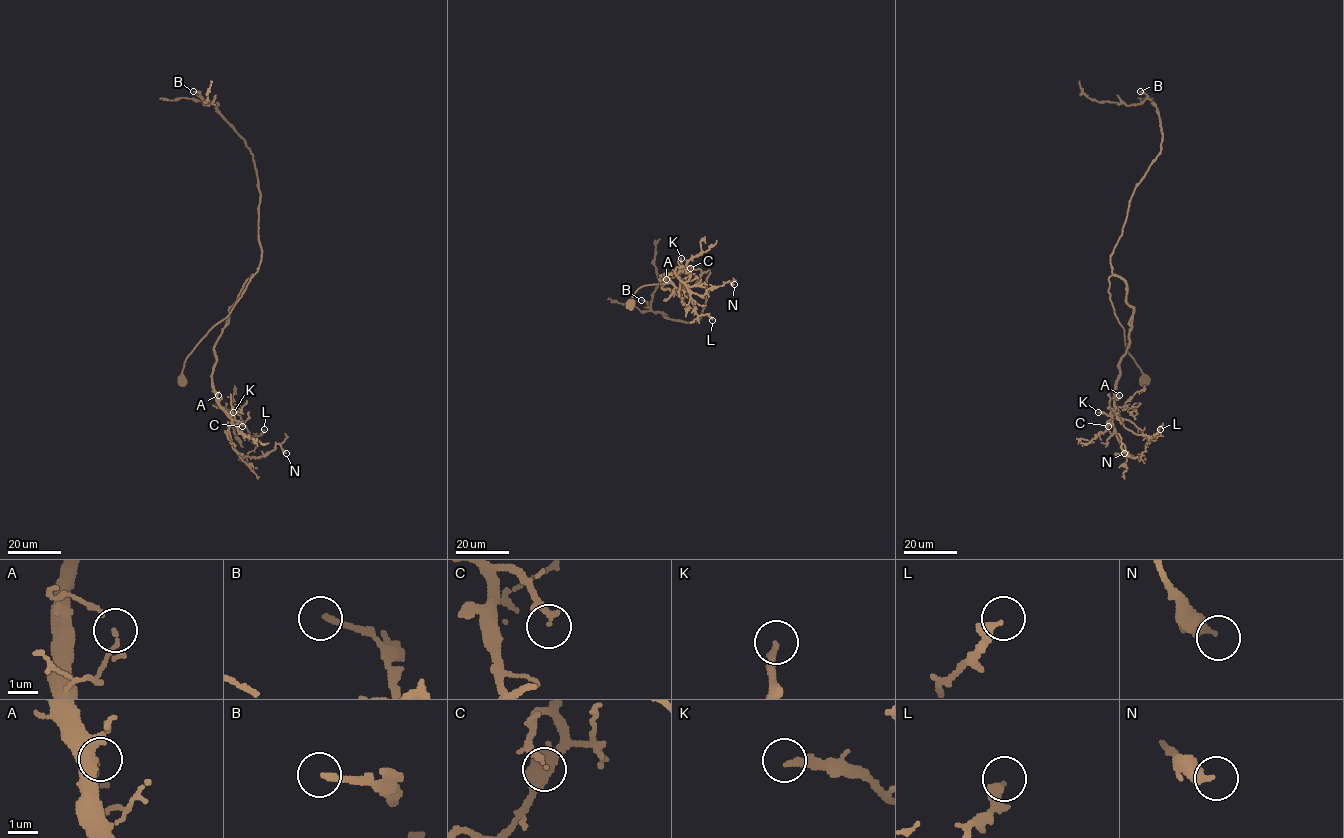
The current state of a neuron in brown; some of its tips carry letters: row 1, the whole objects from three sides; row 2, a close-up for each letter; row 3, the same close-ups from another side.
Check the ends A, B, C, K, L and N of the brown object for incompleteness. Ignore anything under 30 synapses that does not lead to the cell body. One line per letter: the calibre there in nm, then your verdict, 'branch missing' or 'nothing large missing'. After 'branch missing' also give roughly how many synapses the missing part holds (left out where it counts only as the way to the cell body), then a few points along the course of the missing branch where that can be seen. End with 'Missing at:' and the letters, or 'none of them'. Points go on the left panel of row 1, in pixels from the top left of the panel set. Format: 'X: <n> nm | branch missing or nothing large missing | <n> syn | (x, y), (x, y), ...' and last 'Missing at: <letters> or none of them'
A: 90 nm | nothing large missing
B: 180 nm | nothing large missing
C: 200 nm | nothing large missing
K: 280 nm | nothing large missing
L: 360 nm | nothing large missing
N: 360 nm | nothing large missing
Missing at: none of them

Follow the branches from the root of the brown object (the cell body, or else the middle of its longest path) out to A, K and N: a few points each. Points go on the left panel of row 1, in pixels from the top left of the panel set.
A: (182, 381), (186, 357), (228, 315), (253, 275), (228, 309), (214, 348), (212, 381), (218, 395)
K: (182, 381), (186, 357), (228, 315), (253, 275), (228, 309), (214, 348), (216, 401), (230, 415), (233, 412)
N: (182, 381), (186, 357), (253, 275), (214, 346), (213, 388), (238, 454), (263, 456), (277, 444), (286, 453)

